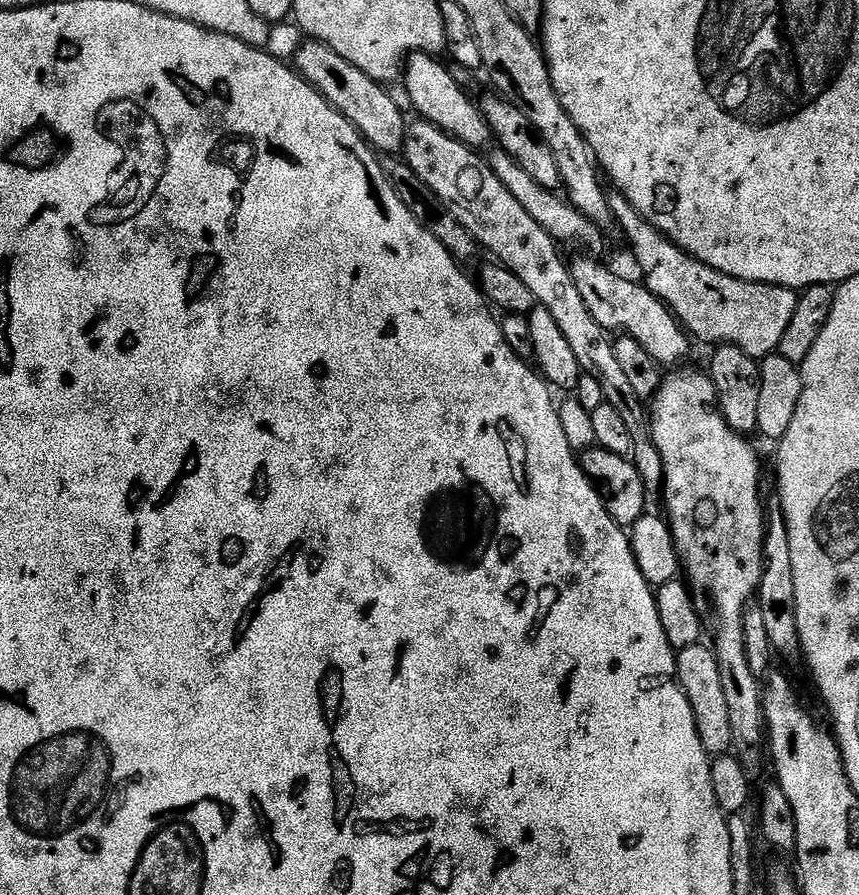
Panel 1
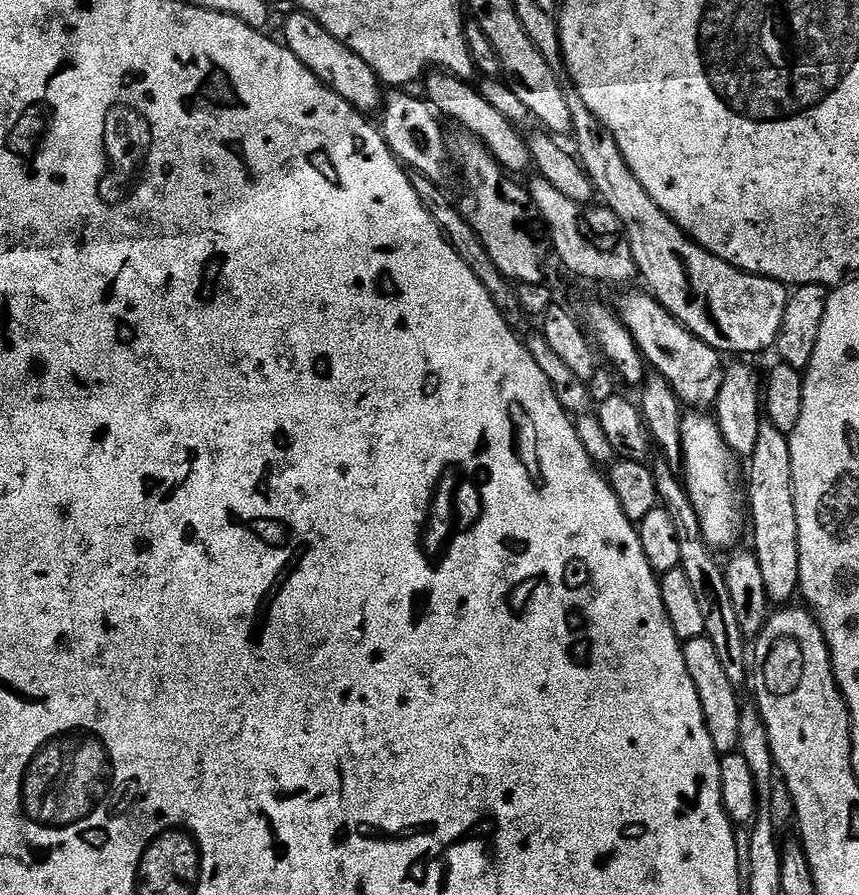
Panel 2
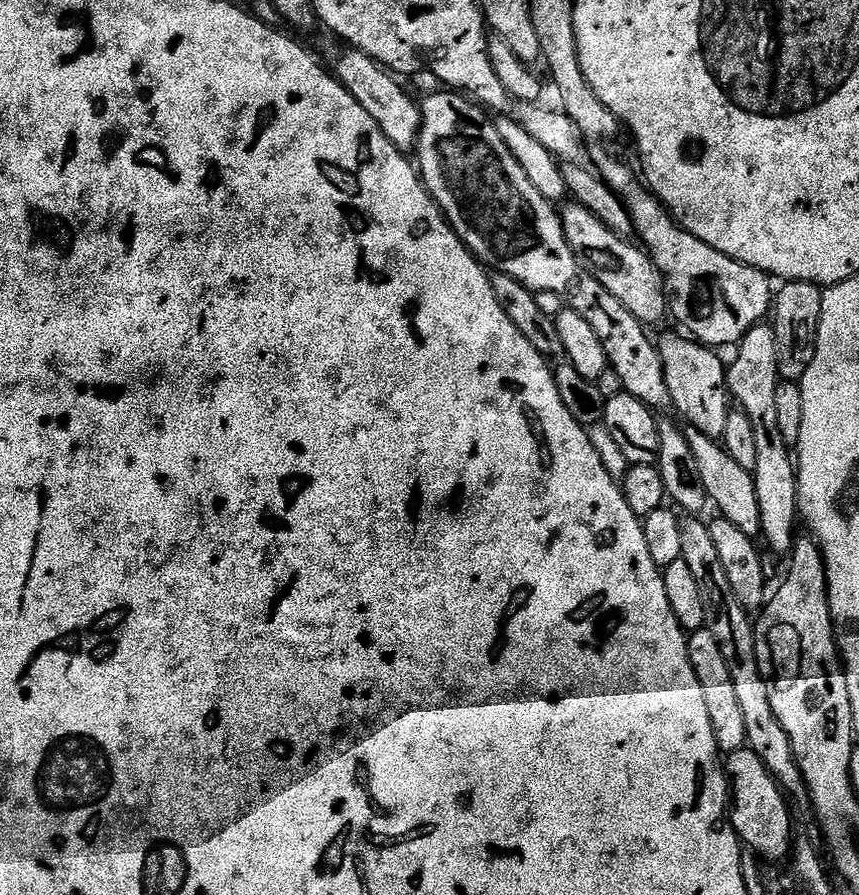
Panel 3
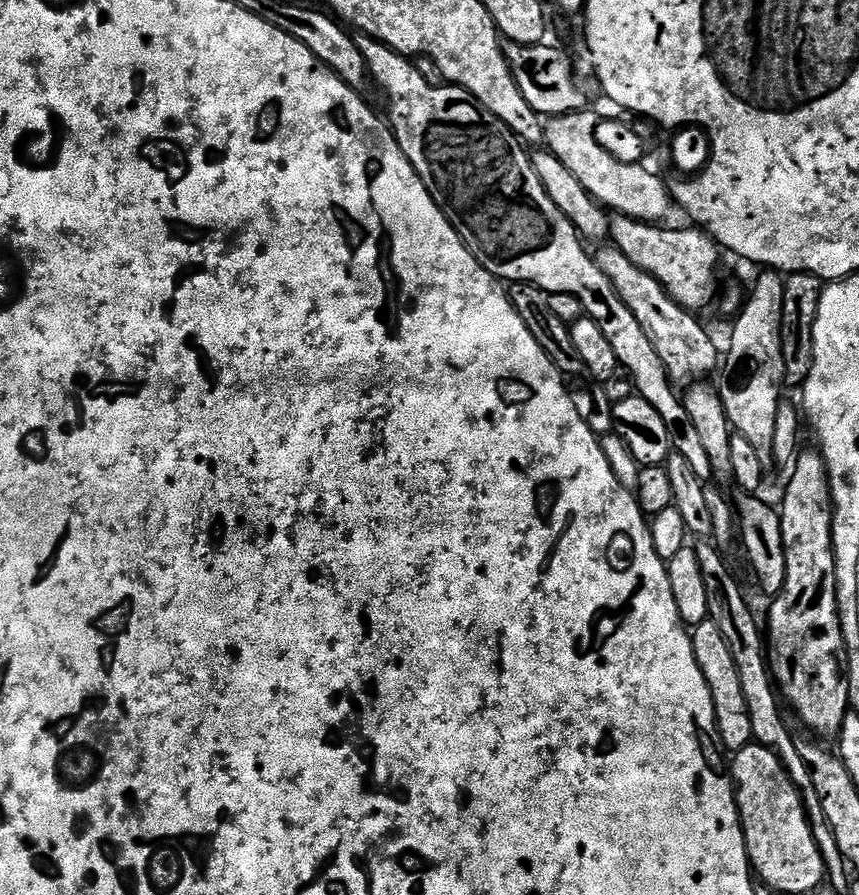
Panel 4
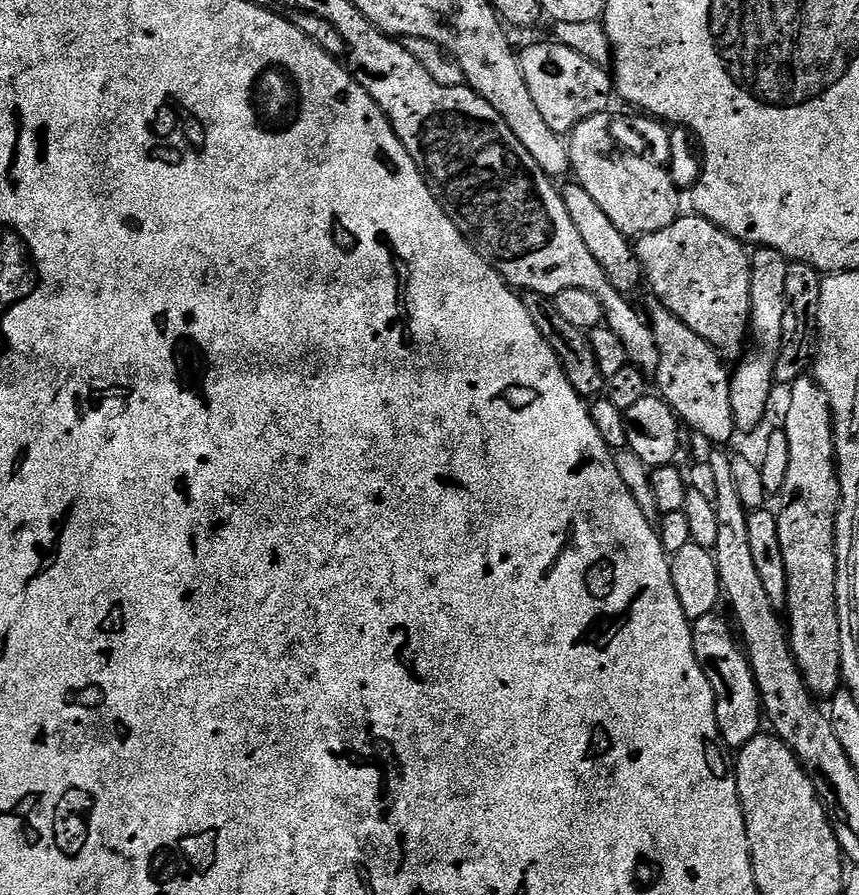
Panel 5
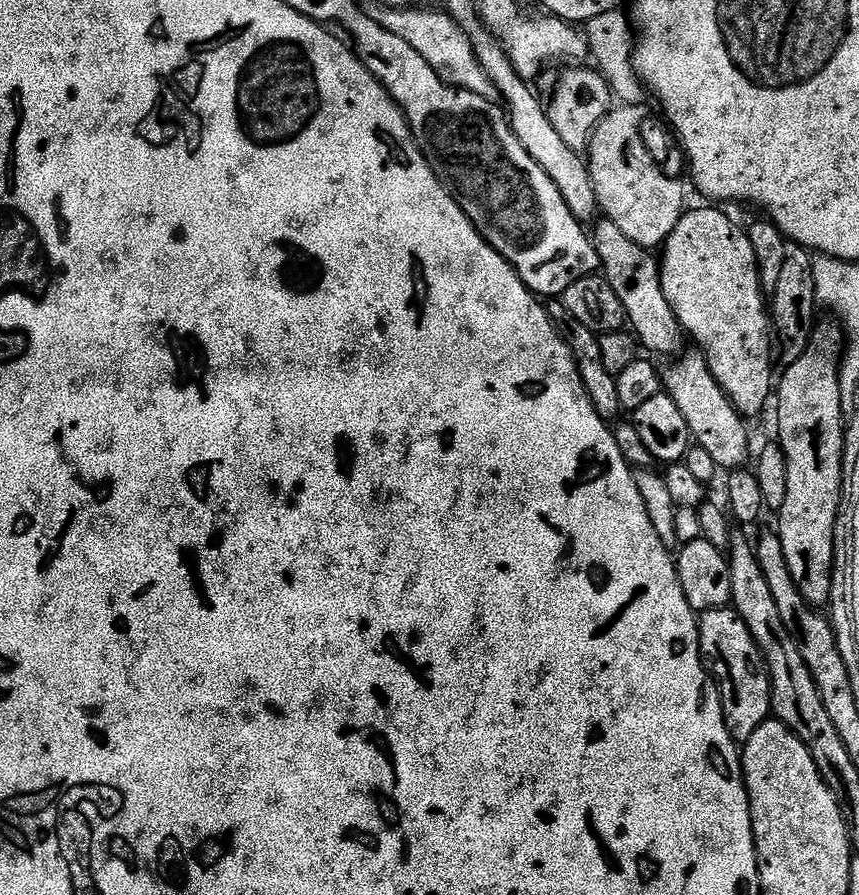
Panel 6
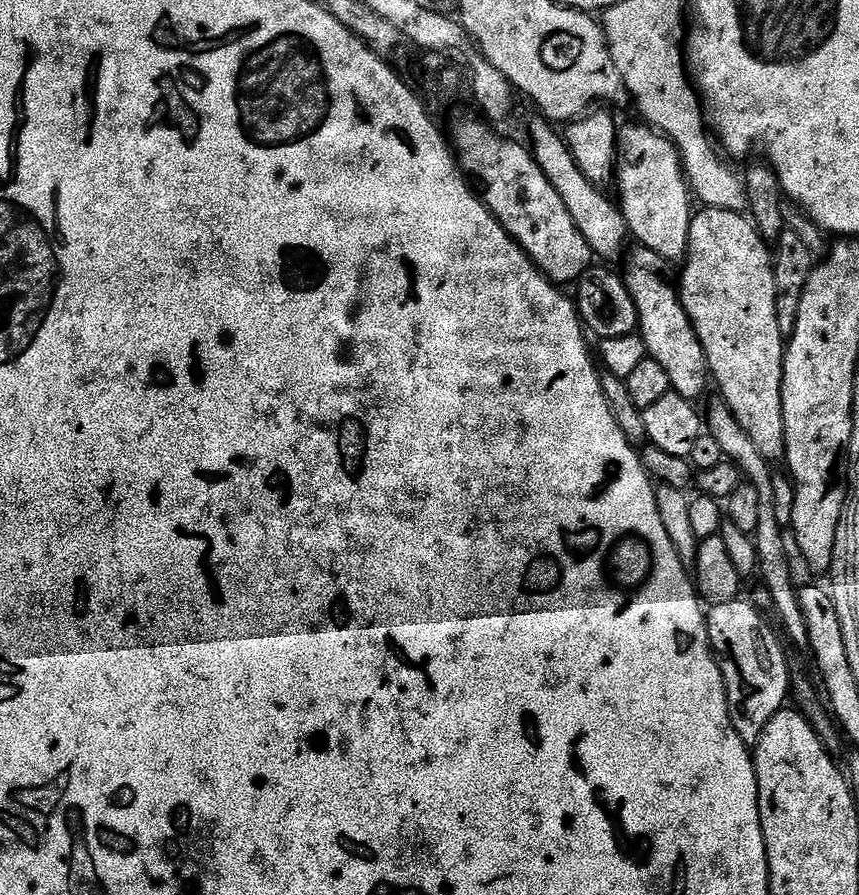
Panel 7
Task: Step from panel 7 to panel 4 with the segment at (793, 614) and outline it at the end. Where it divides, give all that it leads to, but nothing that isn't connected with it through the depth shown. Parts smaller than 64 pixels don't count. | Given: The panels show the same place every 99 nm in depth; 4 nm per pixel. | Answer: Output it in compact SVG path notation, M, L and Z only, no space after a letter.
M614 246L597 248L600 249L594 252L596 264L602 270L602 274L610 278L614 290L618 290L622 302L626 302L630 314L638 318L638 326L646 330L646 338L650 338L654 350L658 350L658 358L662 358L673 385L691 386L708 378L715 368L717 371L716 344L708 337L707 330L696 321L699 319L687 308L674 303L668 297L668 291L653 276L646 274L646 270L638 270L638 266L634 266L634 262L630 262L630 258L622 254L622 250Z

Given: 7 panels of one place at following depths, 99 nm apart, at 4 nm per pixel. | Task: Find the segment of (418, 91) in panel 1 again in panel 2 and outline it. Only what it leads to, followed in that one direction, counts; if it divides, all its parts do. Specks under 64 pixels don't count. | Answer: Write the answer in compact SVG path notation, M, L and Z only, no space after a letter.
M436 70L427 77L427 101L441 117L449 116L452 120L457 120L459 127L465 132L470 132L481 140L485 146L491 150L496 158L496 163L500 164L505 172L516 174L524 172L527 168L533 167L532 155L528 149L528 140L520 137L521 129L517 125L510 123L469 81L459 80L456 76L449 76L443 70Z

